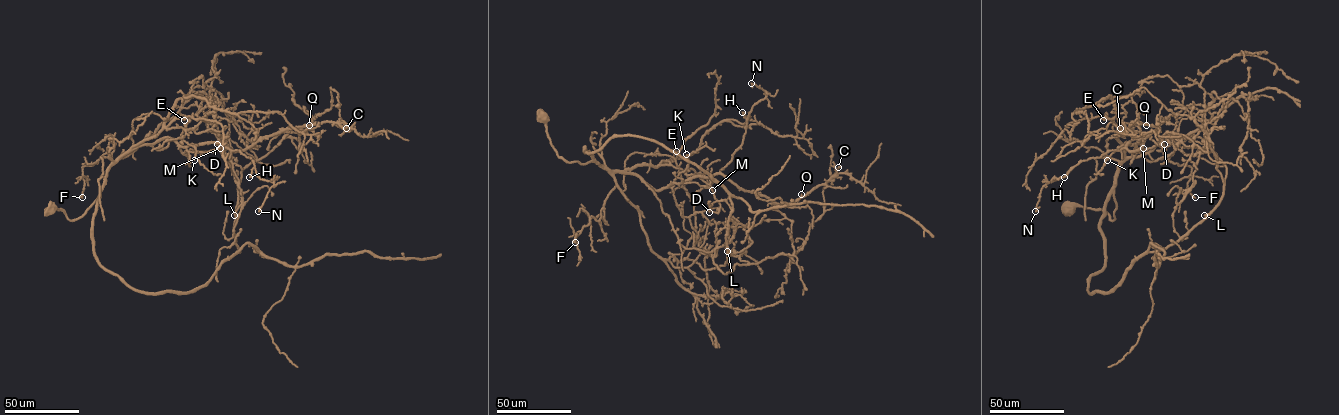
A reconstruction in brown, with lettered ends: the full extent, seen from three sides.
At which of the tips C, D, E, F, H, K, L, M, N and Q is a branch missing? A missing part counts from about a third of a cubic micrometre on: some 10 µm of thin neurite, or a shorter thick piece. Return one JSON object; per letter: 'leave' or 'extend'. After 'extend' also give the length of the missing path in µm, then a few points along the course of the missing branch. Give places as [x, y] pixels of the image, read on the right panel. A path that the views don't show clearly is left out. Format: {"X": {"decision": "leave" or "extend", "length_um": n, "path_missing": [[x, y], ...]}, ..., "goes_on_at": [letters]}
{"C": {"decision": "leave"}, "D": {"decision": "leave"}, "E": {"decision": "leave"}, "F": {"decision": "leave"}, "H": {"decision": "leave"}, "K": {"decision": "leave"}, "L": {"decision": "leave"}, "M": {"decision": "leave"}, "N": {"decision": "leave"}, "Q": {"decision": "leave"}, "goes_on_at": []}

